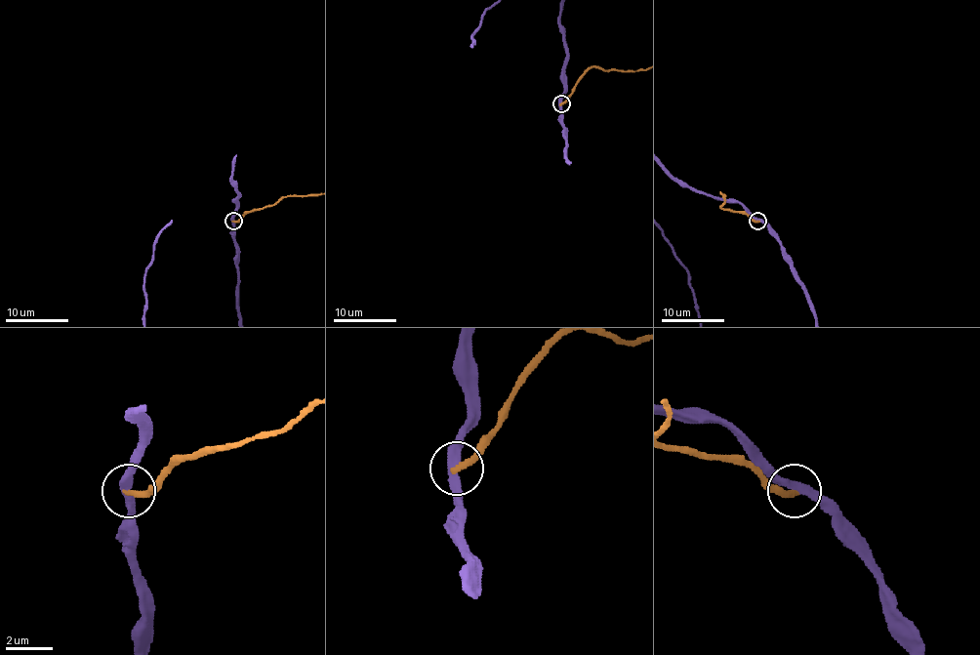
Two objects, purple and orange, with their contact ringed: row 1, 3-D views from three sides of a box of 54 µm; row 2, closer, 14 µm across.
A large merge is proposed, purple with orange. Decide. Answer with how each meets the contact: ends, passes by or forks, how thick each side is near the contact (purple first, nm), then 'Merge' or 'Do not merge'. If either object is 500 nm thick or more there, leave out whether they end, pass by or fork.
At the ring purple passes by. At the ring orange ends. Thickness 360 nm (purple) against 280 nm. Do not merge

